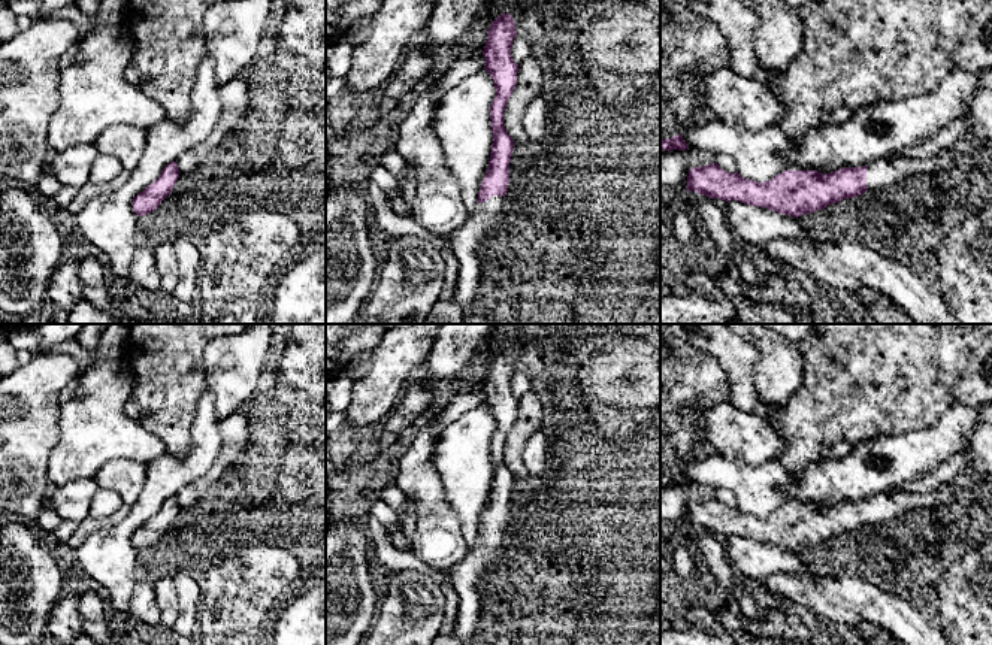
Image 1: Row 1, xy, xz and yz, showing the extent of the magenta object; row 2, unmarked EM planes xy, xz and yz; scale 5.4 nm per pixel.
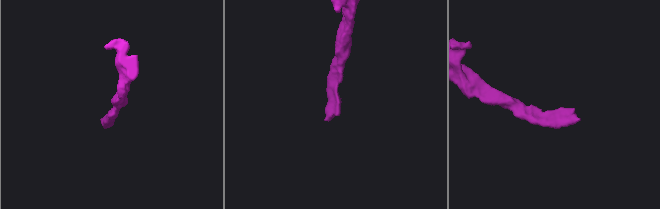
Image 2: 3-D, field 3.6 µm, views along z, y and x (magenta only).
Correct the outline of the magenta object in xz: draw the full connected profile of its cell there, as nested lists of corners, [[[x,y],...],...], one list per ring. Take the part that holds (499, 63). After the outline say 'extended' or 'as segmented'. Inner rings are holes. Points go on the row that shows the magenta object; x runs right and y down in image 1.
[[[509,13],[497,16],[487,31],[483,51],[486,70],[495,82],[496,97],[490,108],[493,145],[487,173],[483,179],[478,205],[469,211],[466,222],[448,237],[459,261],[459,287],[456,303],[465,314],[481,284],[481,261],[478,249],[500,218],[505,194],[509,185],[509,163],[514,140],[503,125],[506,103],[517,85],[518,64],[514,63],[511,46],[517,37],[514,18]]] | extended

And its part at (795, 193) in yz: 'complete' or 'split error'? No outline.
split error

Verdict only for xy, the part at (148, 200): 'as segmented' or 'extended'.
as segmented

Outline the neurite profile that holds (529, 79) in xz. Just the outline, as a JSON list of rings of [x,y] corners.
[[[527,57],[518,64],[517,85],[503,112],[503,125],[514,143],[529,143],[523,130],[523,118],[527,106],[541,94],[544,72],[538,60]]]

